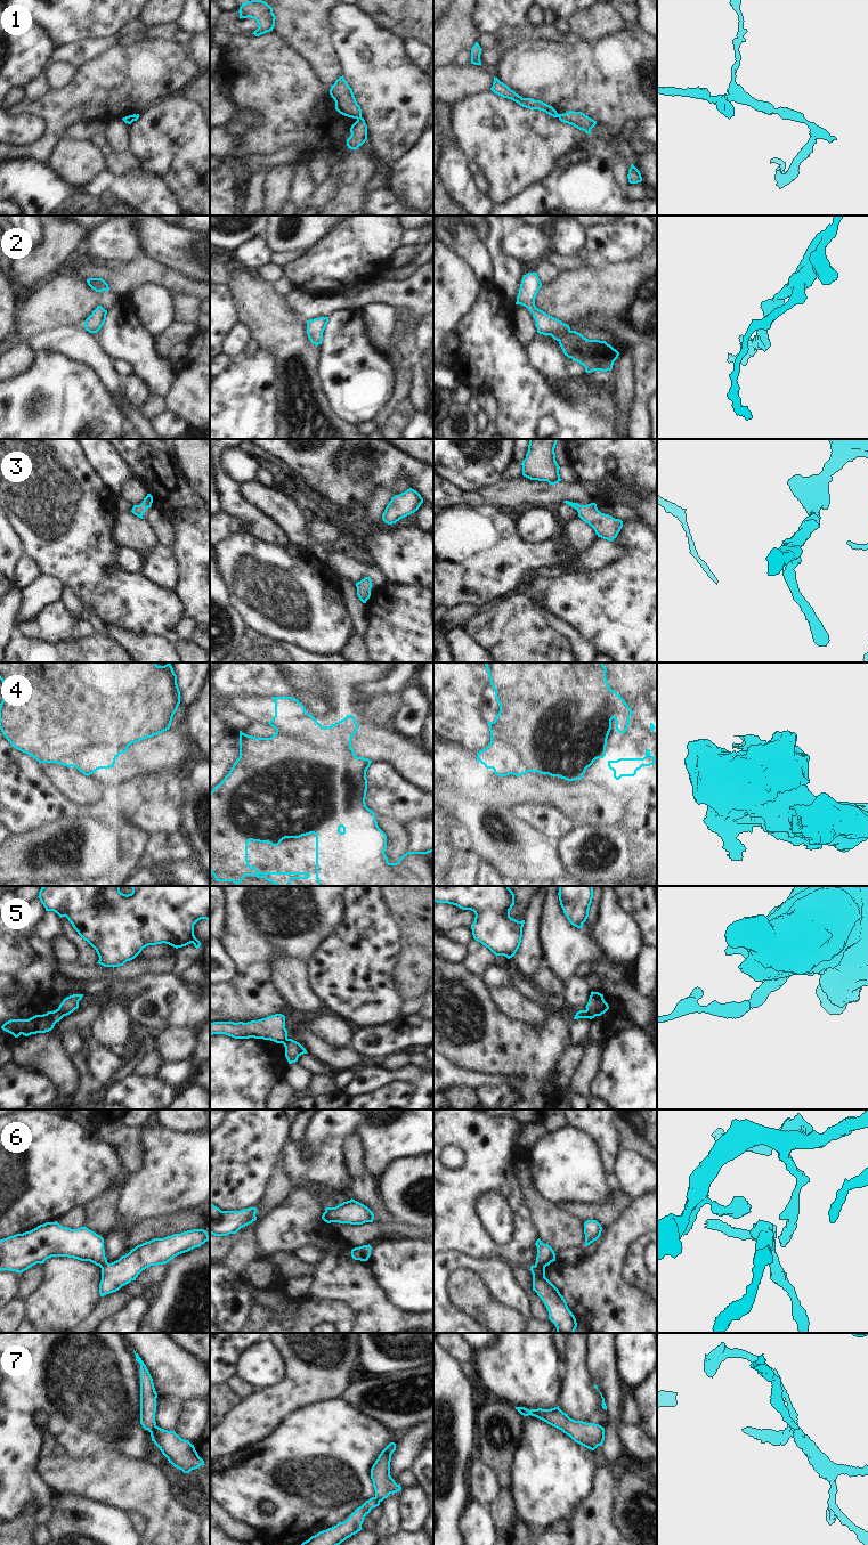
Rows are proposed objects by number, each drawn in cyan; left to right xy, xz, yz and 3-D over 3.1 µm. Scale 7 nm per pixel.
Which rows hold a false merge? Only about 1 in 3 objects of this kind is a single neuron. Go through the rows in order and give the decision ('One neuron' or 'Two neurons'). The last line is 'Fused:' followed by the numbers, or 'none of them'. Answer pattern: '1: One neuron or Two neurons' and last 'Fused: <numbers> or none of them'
1: Two neurons
2: One neuron
3: One neuron
4: Two neurons
5: Two neurons
6: Two neurons
7: Two neurons
Fused: 1, 4, 5, 6, 7

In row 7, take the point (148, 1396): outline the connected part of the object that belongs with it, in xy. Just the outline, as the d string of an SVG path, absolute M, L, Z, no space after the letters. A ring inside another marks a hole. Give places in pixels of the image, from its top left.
M135 1350L133 1352L136 1353L136 1360L140 1364L140 1424L145 1430L152 1432L156 1428L157 1393L146 1365Z

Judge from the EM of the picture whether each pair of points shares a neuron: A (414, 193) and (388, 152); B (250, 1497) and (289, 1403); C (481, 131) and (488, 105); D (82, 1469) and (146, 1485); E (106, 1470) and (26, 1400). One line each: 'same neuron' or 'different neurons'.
A: different neurons
B: different neurons
C: same neuron
D: same neuron
E: different neurons

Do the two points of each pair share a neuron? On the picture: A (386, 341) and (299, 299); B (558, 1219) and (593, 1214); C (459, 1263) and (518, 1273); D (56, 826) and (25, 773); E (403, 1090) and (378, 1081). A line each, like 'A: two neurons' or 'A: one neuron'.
A: two neurons
B: two neurons
C: two neurons
D: two neurons
E: two neurons

